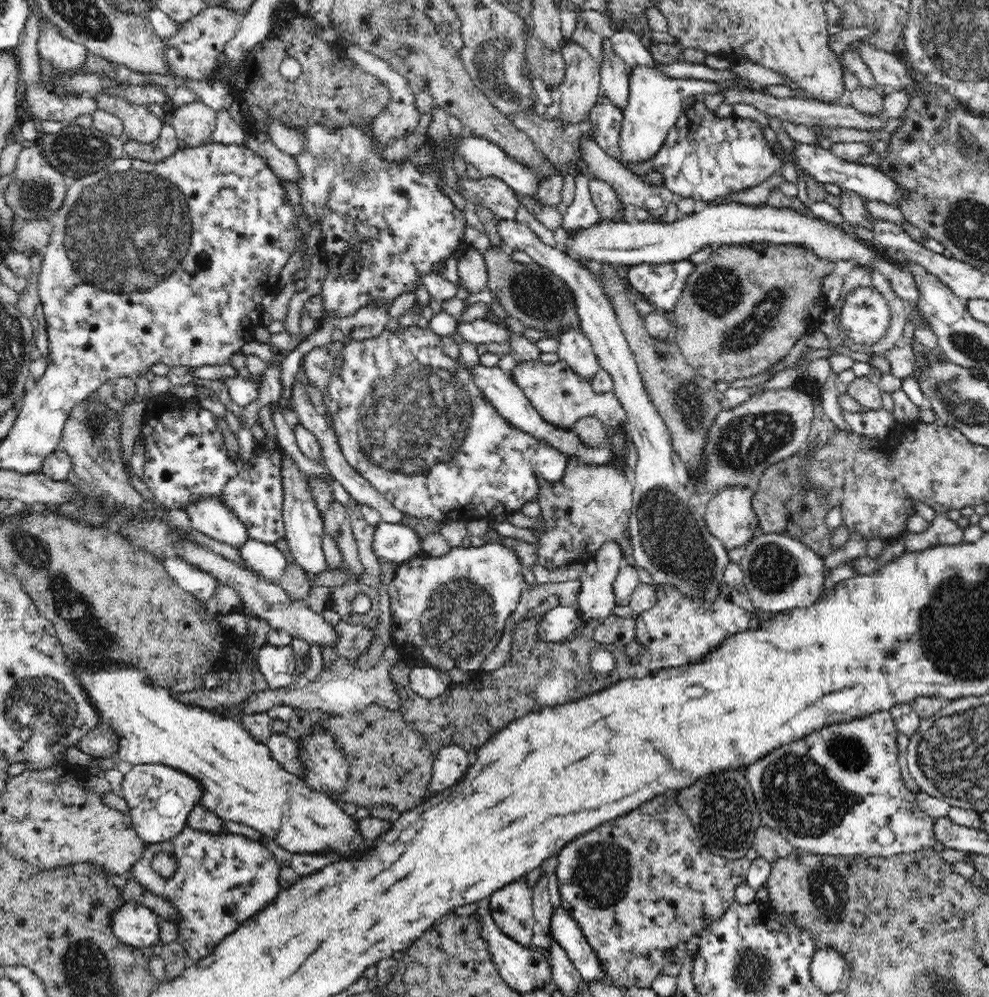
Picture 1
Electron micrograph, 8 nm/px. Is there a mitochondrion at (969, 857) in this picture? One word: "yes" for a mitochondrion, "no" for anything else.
no

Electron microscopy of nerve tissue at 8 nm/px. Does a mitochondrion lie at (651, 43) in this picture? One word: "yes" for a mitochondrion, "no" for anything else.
no

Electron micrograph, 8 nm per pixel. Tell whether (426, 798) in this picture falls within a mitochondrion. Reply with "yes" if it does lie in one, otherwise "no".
no

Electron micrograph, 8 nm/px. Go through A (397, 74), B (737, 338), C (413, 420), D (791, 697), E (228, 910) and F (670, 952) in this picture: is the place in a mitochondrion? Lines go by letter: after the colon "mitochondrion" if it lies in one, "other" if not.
A: other
B: mitochondrion
C: mitochondrion
D: other
E: other
F: other

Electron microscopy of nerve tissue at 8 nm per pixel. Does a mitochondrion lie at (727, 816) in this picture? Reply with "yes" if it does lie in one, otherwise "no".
yes

